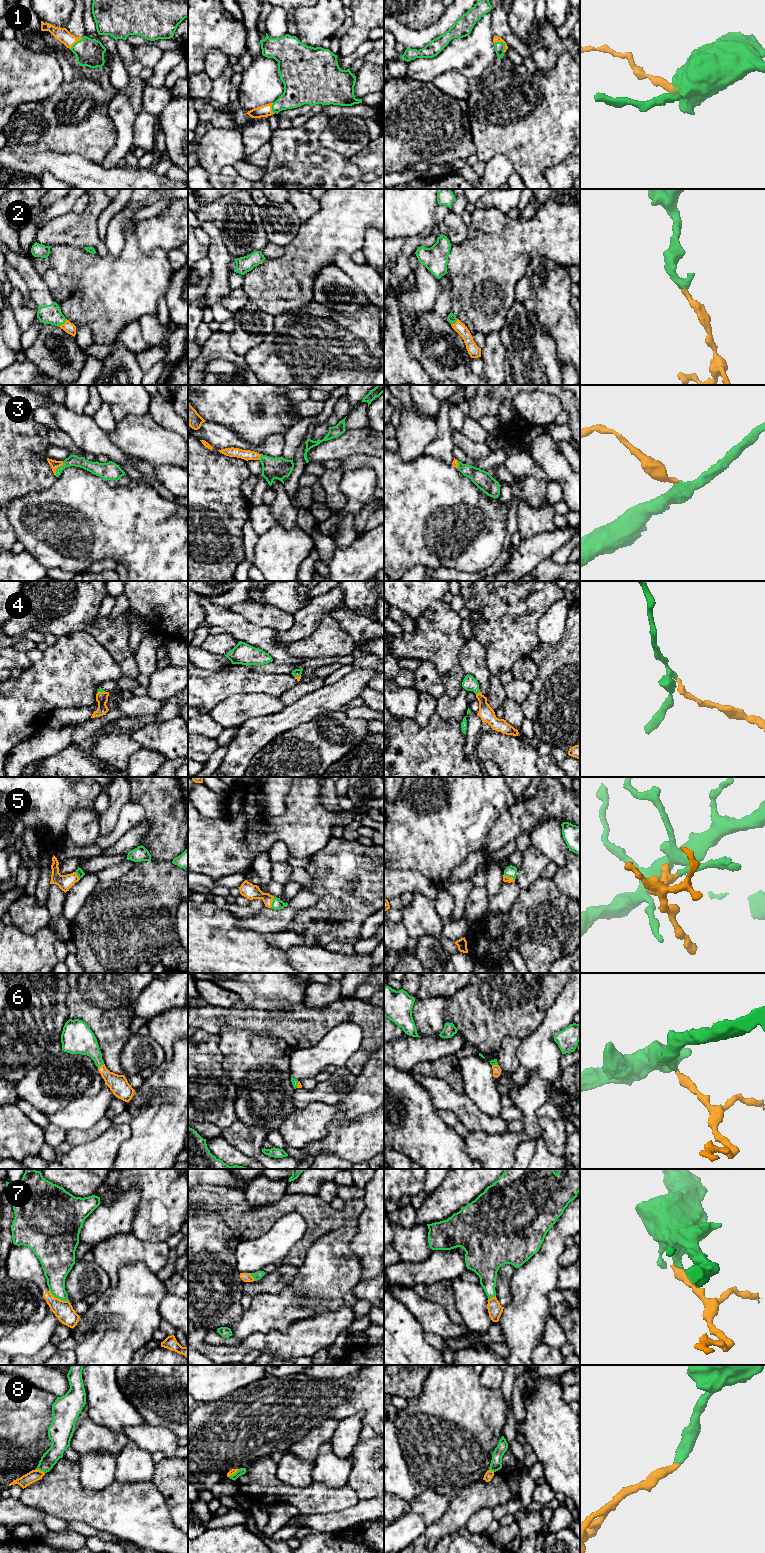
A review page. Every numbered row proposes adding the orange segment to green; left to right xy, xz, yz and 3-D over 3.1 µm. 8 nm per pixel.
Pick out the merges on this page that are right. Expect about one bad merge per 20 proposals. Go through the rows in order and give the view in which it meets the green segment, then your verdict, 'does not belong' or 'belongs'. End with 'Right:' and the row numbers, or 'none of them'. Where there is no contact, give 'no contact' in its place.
1: contact in yz; belongs
2: contact in xy; belongs
3: contact in xy; belongs
4: contact in yz; belongs
5: contact in xz; belongs
6: contact in xy; belongs
7: contact in xy; does not belong
8: contact in xy; belongs
Right: 1, 2, 3, 4, 5, 6, 8

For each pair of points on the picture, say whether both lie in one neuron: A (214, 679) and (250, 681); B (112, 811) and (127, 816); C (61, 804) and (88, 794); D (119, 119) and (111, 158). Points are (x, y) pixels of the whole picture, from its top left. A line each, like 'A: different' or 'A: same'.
A: same
B: different
C: same
D: same

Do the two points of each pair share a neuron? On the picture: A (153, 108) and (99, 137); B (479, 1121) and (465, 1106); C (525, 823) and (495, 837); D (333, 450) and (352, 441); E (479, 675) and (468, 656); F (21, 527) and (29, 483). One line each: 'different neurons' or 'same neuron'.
A: different neurons
B: same neuron
C: same neuron
D: same neuron
E: same neuron
F: different neurons

